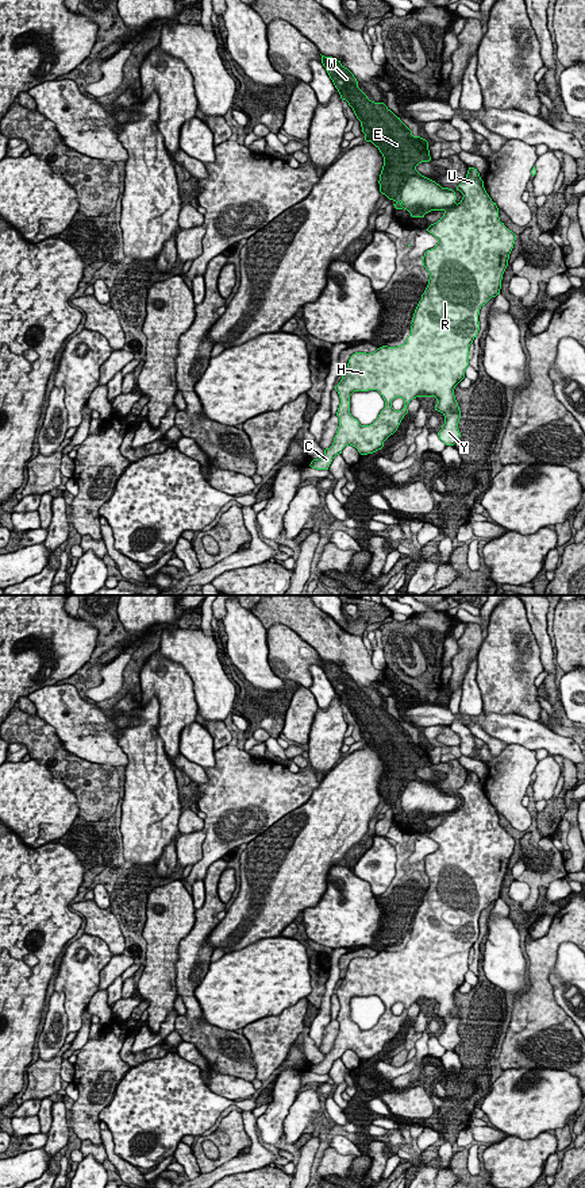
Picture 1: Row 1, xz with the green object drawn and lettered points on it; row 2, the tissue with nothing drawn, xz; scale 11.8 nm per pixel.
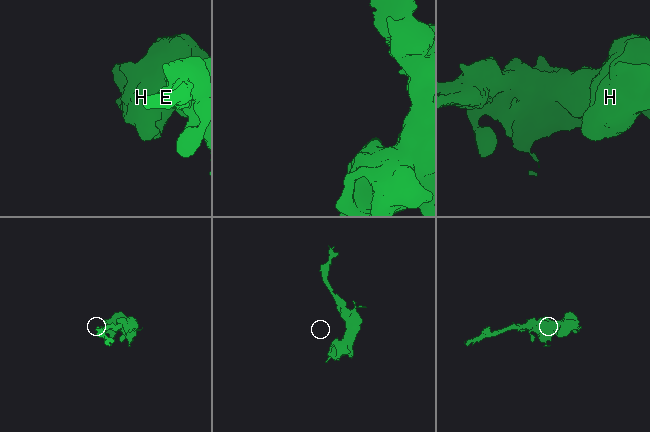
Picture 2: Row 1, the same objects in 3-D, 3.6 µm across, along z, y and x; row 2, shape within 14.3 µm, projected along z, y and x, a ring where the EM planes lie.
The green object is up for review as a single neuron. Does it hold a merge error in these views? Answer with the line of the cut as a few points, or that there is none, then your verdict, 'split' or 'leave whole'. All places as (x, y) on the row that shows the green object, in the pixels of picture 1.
cut in xz along (420, 174), (414, 174), (408, 178), (399, 200); split

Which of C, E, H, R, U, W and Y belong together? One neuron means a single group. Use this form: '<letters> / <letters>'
C H R U Y / E W

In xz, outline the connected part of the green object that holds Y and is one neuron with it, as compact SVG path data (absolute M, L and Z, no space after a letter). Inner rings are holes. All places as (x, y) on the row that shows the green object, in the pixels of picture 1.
M469 167L466 178L457 186L457 190L463 194L458 204L455 202L457 196L453 189L442 188L439 184L424 176L409 177L403 186L400 201L403 208L407 209L412 217L424 217L424 215L431 211L444 212L436 223L427 228L427 231L438 239L438 244L434 248L427 250L422 259L422 263L430 275L428 285L415 309L411 323L411 333L404 344L397 347L382 346L374 352L355 352L350 356L346 371L342 375L340 382L335 386L340 404L336 412L339 427L334 443L330 448L324 450L322 458L311 462L309 466L312 468L328 470L332 459L342 454L342 450L349 444L355 447L361 455L373 454L381 450L384 441L397 431L401 420L408 413L407 405L416 397L436 398L438 404L435 405L435 410L444 416L444 424L438 432L438 436L446 446L454 446L461 437L458 429L461 410L454 396L454 389L465 378L465 370L469 366L469 347L480 331L480 309L492 297L500 294L503 274L508 266L509 254L513 248L516 235L500 221L499 208L486 193L484 181L477 169ZM359 390L377 390L385 401L385 408L370 425L361 425L359 421L350 414L350 396ZM397 397L404 401L404 408L401 410L395 410L392 408L392 401Z

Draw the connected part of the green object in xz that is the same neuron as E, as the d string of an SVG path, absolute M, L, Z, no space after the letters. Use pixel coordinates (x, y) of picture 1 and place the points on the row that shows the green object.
M322 55L322 63L361 122L365 140L372 142L384 157L380 192L403 209L400 192L409 177L422 176L416 166L430 162L428 142L412 131L384 103L374 103L358 88L354 74L340 61Z

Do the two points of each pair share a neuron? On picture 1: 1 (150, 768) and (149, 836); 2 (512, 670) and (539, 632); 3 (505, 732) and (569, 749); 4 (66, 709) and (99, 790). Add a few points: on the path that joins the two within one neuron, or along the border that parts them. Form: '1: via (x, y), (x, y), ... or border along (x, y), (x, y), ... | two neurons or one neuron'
1: via (150, 785), (150, 820) | one neuron
2: border along (524, 609), (526, 618), (539, 648), (542, 668) | two neurons
3: via (522, 733), (543, 737), (553, 743) | one neuron
4: border along (61, 741), (68, 751), (77, 756), (115, 767) | two neurons

